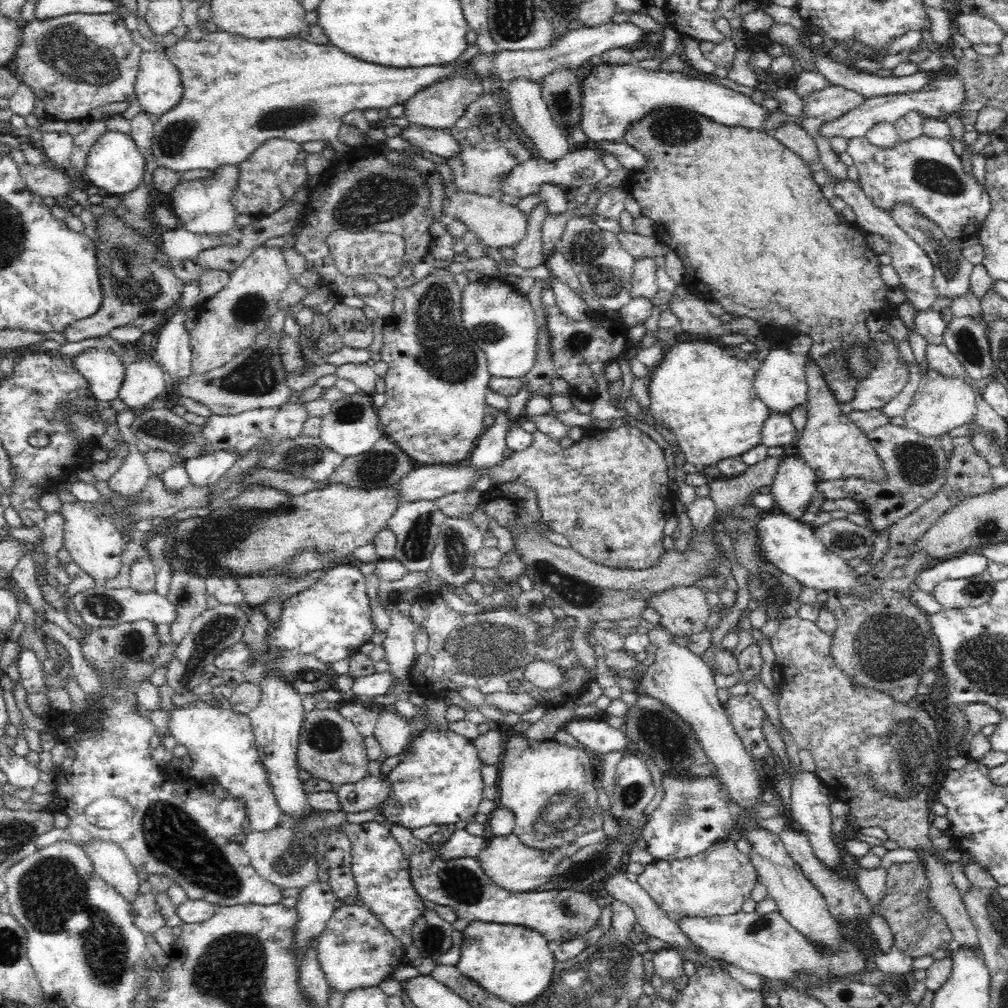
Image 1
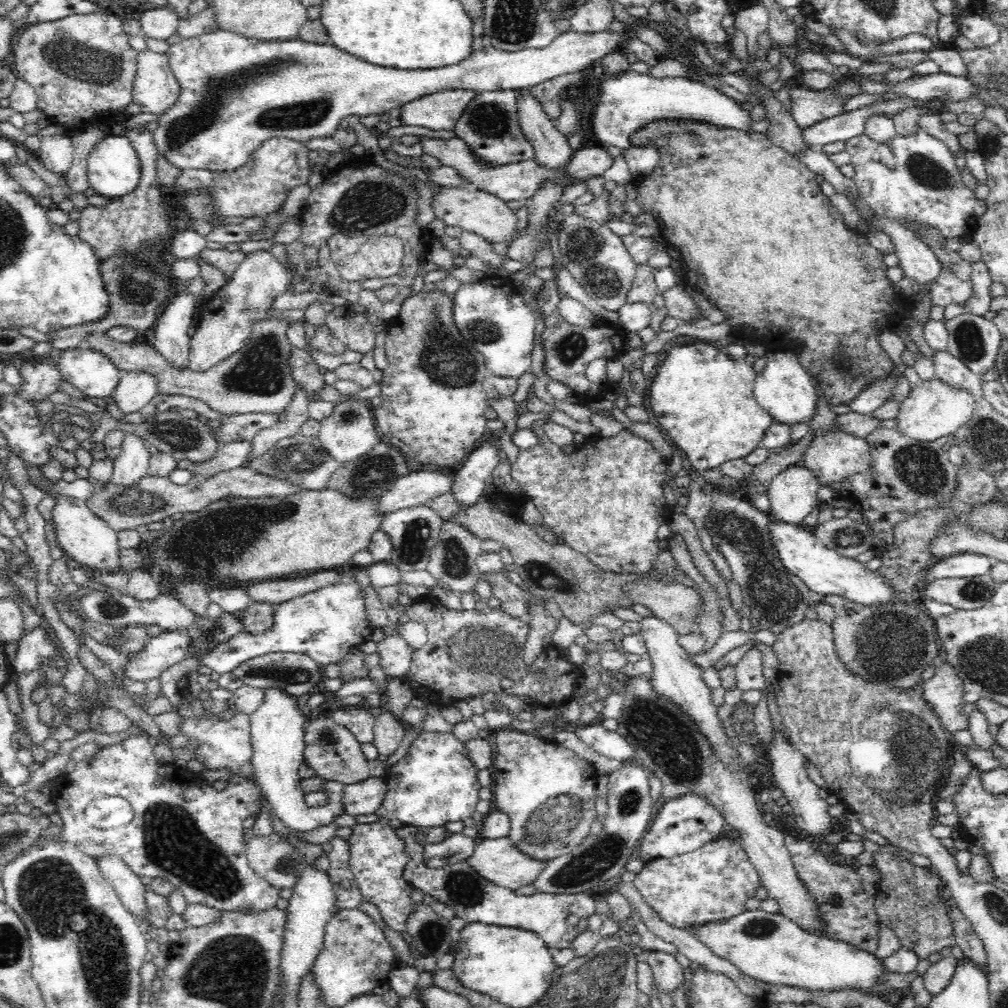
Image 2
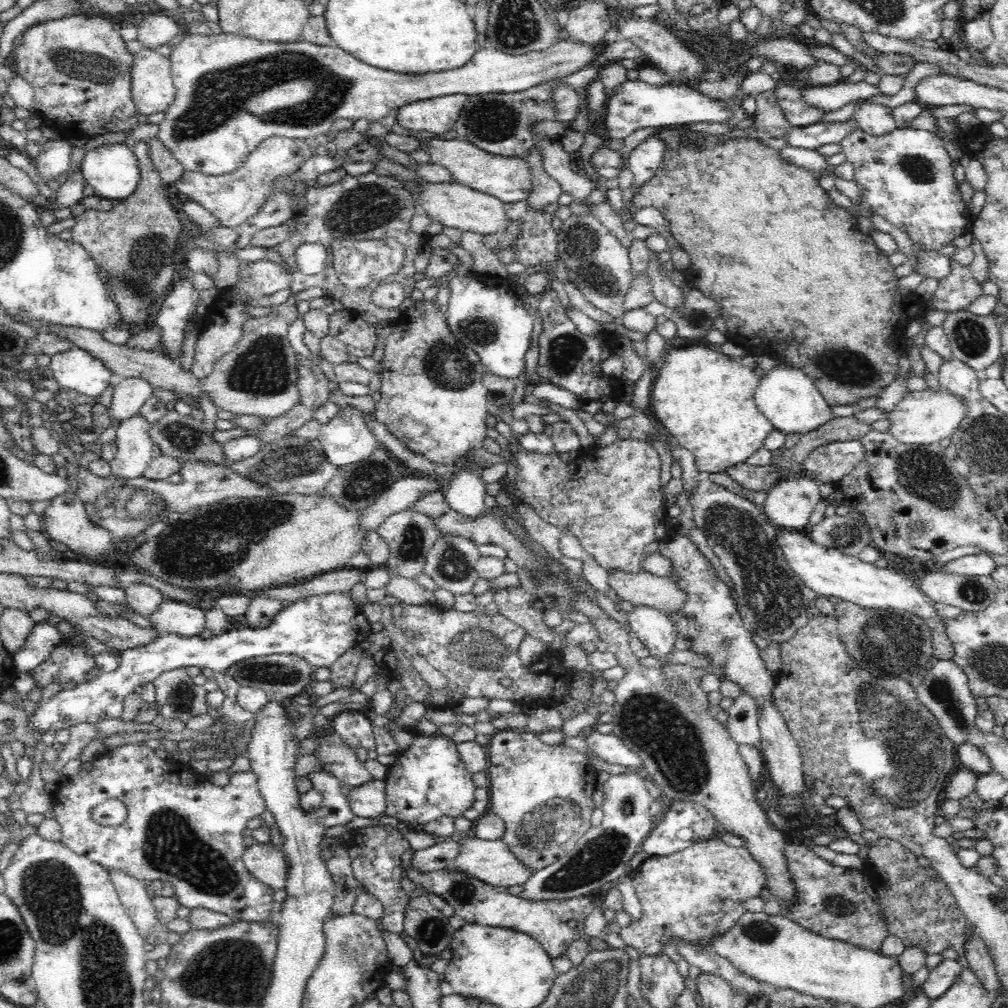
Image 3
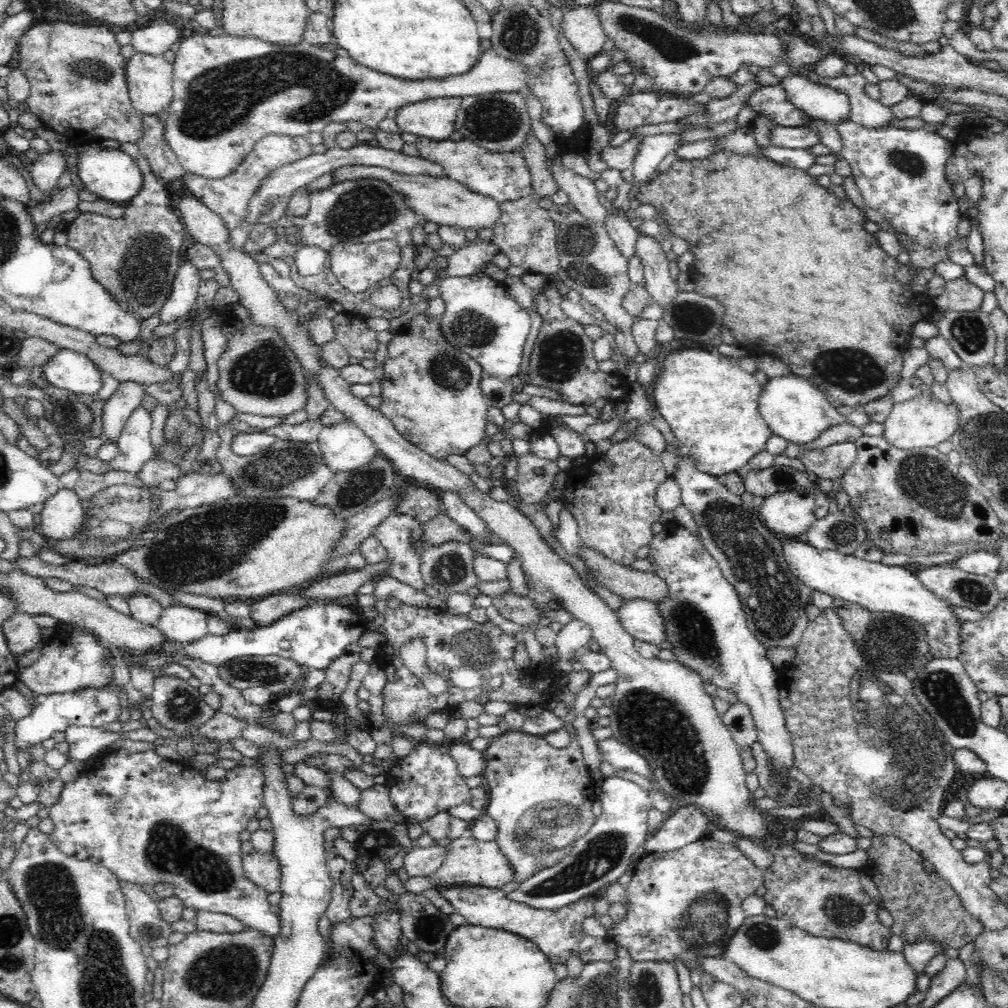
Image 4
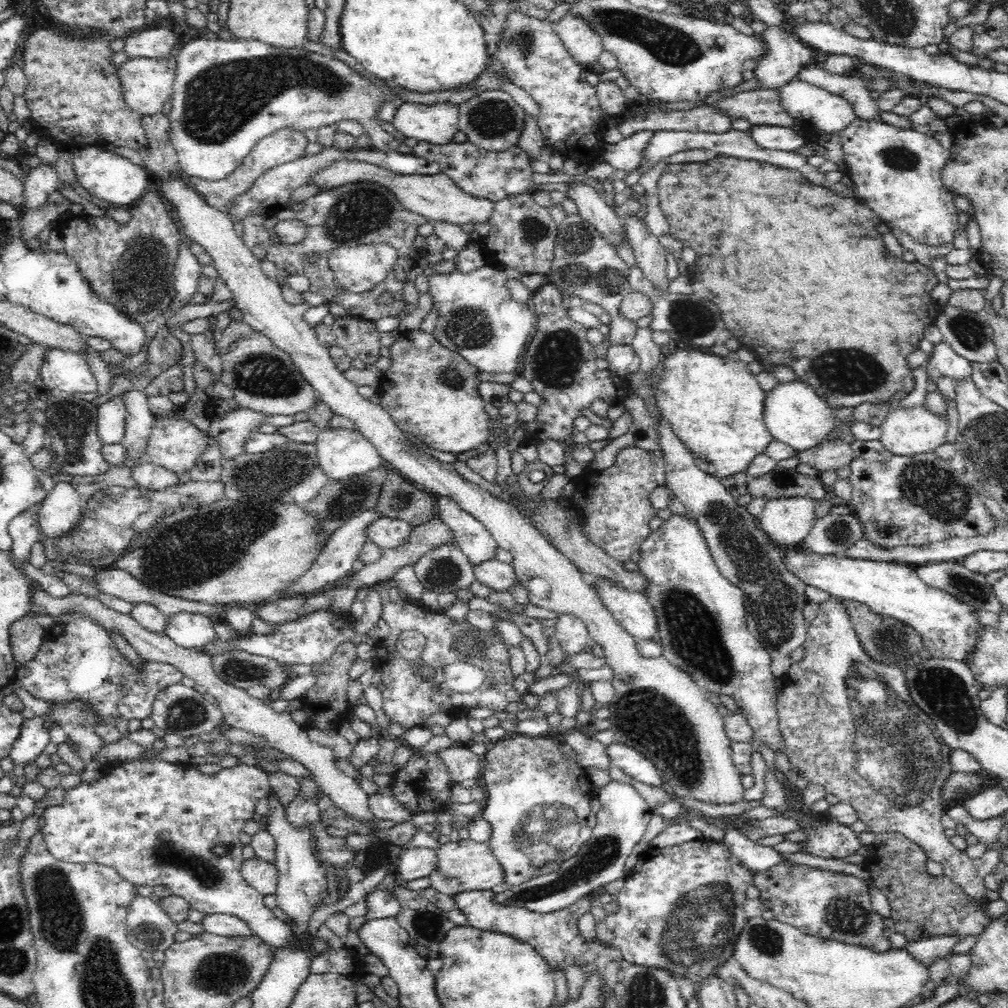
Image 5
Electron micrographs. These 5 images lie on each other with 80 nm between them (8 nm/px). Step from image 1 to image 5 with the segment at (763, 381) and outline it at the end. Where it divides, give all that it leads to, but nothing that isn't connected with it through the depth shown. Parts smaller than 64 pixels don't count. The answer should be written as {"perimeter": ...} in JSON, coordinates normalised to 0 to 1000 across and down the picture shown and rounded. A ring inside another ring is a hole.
{"perimeter":[[[794,376],[773,379],[764,389],[759,390],[757,416],[762,429],[768,437],[780,439],[793,449],[819,437],[829,423],[829,414],[828,407],[808,389],[808,385]]]}

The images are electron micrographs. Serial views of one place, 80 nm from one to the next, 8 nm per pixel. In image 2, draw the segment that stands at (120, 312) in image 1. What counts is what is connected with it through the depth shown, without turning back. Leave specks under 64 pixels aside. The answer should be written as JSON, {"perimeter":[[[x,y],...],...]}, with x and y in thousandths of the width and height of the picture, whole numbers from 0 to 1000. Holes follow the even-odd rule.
{"perimeter":[[[110,257],[99,261],[99,271],[108,292],[107,313],[93,321],[78,321],[49,330],[51,333],[49,339],[53,345],[64,348],[73,346],[81,342],[81,337],[85,337],[87,331],[103,331],[105,327],[109,327],[113,323],[128,323],[142,331],[150,330],[157,317],[157,312],[161,312],[161,308],[166,302],[166,296],[169,296],[169,292],[173,292],[173,282],[169,280],[169,276],[163,270],[161,272],[147,271],[141,265],[132,267],[123,259]]]}

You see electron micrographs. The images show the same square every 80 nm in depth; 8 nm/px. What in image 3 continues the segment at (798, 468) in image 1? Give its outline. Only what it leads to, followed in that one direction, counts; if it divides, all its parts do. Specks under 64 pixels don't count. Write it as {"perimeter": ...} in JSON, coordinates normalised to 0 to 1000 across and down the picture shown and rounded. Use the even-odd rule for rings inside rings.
{"perimeter":[[[794,465],[794,469],[791,471],[783,475],[782,473],[779,475],[775,474],[762,486],[758,500],[753,504],[756,505],[756,509],[760,511],[762,517],[770,524],[796,528],[801,526],[804,511],[815,495],[813,487],[813,479]]]}

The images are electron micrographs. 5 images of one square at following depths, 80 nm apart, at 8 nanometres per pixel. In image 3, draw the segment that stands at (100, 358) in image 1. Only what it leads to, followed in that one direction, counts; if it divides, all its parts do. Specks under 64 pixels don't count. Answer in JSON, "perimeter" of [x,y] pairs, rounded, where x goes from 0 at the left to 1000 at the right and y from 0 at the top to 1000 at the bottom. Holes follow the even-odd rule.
{"perimeter":[[[73,343],[69,347],[64,347],[51,353],[47,363],[47,372],[52,375],[54,374],[54,377],[62,385],[68,385],[69,389],[78,389],[79,392],[83,391],[88,396],[99,393],[105,387],[107,381],[115,380],[116,378],[114,371],[97,354]]]}

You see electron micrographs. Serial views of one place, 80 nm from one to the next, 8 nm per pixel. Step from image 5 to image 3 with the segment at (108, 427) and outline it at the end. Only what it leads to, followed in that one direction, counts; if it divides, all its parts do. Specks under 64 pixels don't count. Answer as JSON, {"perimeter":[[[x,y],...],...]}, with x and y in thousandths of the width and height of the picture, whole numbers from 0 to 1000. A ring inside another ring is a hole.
{"perimeter":[[[127,374],[116,376],[112,387],[110,415],[125,417],[137,412],[139,405],[151,391],[152,383],[145,376]]]}

